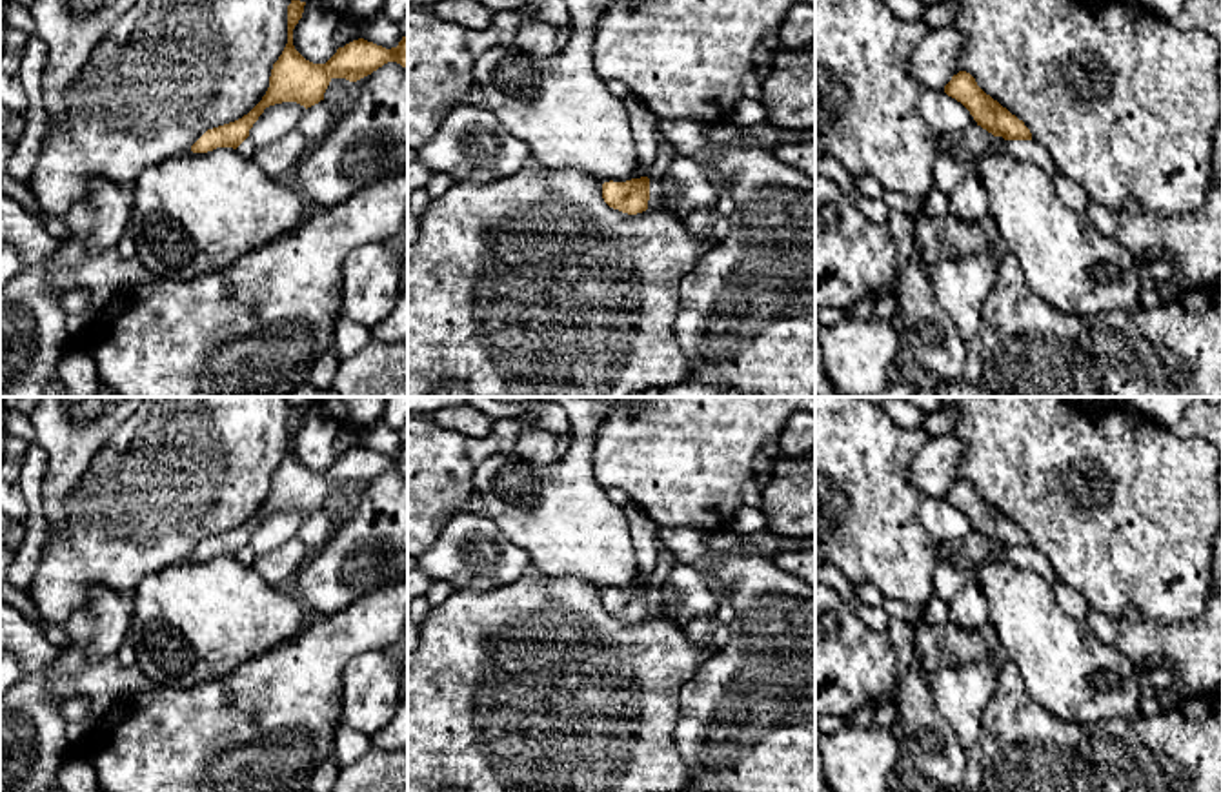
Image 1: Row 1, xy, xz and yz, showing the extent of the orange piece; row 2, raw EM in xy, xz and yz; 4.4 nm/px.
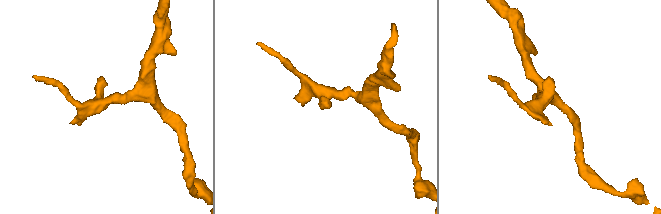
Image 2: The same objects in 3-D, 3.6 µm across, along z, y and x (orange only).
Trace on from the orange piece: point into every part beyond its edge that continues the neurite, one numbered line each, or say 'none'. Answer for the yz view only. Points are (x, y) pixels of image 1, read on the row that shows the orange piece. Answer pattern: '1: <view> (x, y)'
none

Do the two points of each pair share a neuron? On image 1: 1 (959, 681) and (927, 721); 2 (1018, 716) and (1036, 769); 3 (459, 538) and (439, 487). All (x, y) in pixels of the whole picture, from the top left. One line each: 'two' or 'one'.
1: two
2: one
3: two

